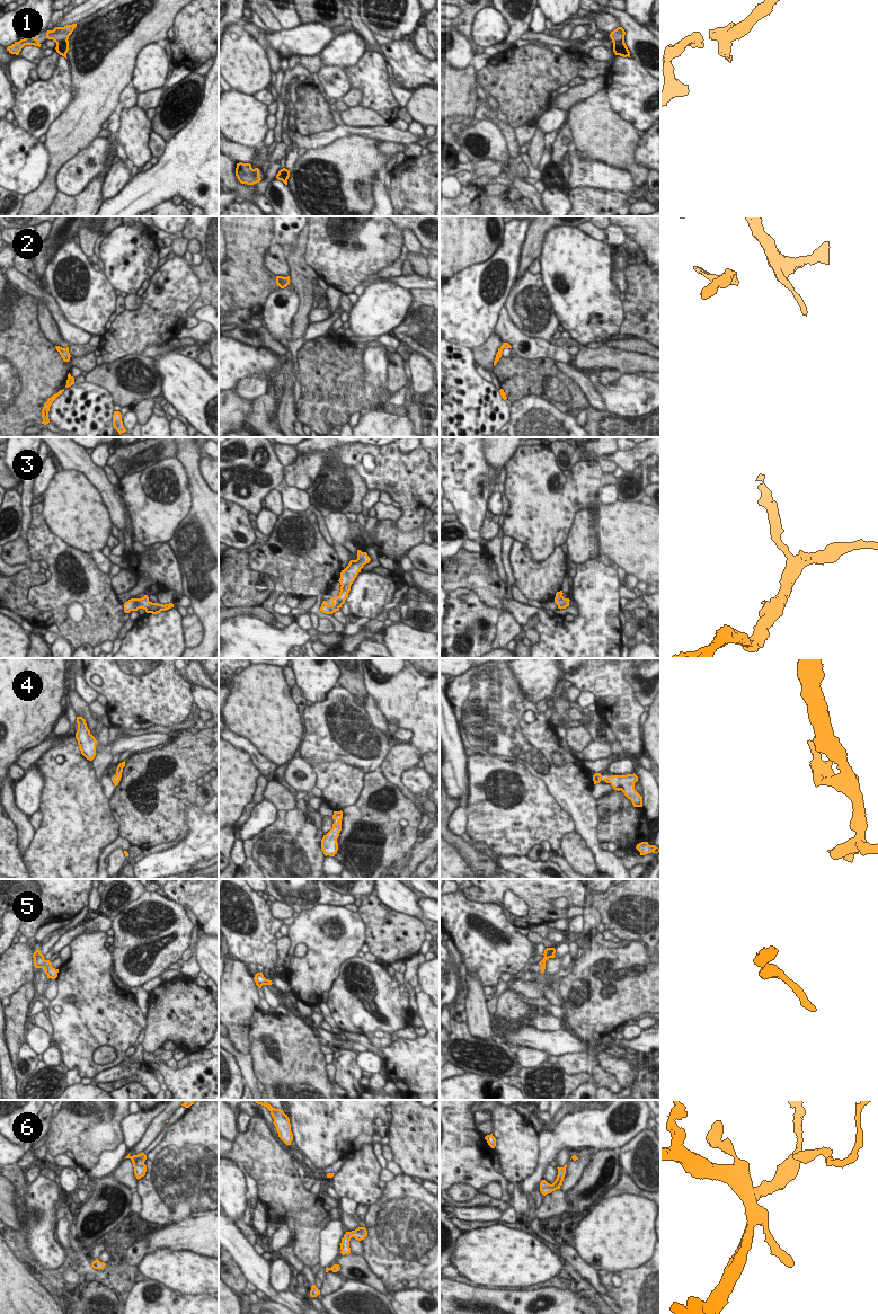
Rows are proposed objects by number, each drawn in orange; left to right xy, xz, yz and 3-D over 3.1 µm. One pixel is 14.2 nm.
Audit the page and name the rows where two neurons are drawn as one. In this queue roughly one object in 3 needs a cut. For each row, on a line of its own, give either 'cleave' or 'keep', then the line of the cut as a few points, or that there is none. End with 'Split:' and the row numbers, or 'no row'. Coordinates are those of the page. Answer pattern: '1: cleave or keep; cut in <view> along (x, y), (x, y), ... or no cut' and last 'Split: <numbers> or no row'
1: cleave; cut in xy along (67, 40), (55, 42)
2: keep; no cut
3: keep; no cut
4: keep; no cut
5: keep; no cut
6: keep; no cut
Split: 1

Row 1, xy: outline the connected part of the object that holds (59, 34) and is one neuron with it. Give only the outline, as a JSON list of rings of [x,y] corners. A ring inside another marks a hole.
[[[77,24],[66,25],[64,27],[55,27],[53,30],[47,30],[46,38],[53,39],[56,42],[65,42],[69,39],[69,36],[72,34]]]

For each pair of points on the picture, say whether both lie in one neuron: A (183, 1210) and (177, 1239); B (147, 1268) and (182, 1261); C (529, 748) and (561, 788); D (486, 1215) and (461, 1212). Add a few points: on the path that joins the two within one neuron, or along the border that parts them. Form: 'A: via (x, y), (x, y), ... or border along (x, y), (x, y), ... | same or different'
A: border along (206, 1216), (187, 1216), (177, 1221) | different
B: via (156, 1267), (173, 1267) | same
C: via (537, 758), (553, 778) | same
D: via (480, 1214), (467, 1214) | same

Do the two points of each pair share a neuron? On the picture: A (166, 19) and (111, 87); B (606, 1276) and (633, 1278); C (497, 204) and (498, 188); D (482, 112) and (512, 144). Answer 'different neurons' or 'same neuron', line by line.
A: same neuron
B: same neuron
C: different neurons
D: same neuron

